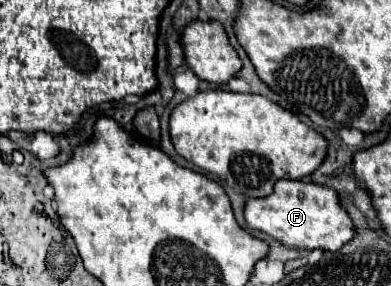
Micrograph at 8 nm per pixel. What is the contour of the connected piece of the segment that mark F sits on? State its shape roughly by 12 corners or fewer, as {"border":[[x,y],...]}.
{"border":[[280,179],[246,201],[252,229],[334,253],[356,235],[338,191]]}

